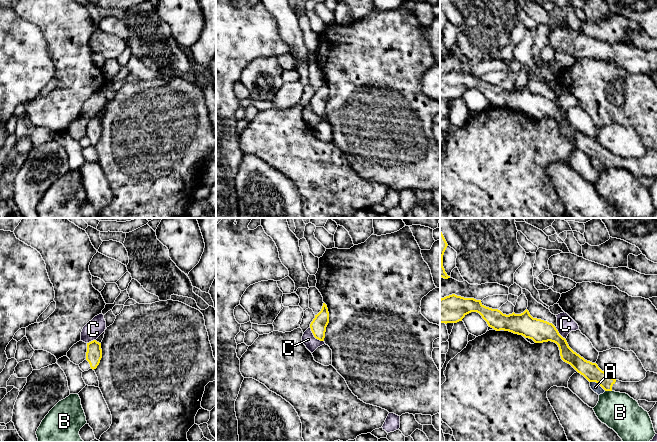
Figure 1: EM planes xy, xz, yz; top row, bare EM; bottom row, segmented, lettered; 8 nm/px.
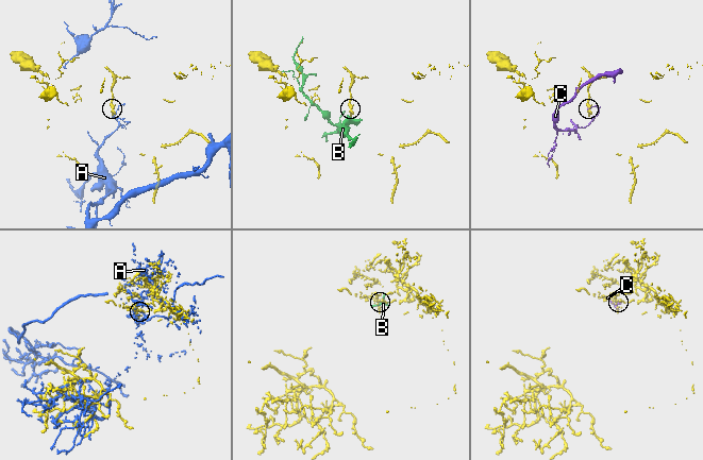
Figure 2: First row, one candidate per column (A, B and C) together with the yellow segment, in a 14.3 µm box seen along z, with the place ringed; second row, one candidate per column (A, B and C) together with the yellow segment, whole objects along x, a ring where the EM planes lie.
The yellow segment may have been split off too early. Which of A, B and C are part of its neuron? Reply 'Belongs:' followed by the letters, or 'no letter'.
Belongs: no letter

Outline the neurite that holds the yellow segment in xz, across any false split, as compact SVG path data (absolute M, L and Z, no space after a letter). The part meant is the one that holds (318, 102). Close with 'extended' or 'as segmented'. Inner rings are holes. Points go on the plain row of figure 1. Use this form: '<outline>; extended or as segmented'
M323 79L321 87L315 91L315 94L310 100L311 107L314 113L320 117L324 117L326 103L329 99L329 88L327 81Z; as segmented

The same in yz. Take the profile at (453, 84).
M452 70L440 75L440 99L457 99L471 88L479 89L488 102L496 107L509 107L532 115L535 119L556 119L564 138L589 158L598 159L605 167L626 169L636 177L657 178L657 149L647 147L646 153L639 158L616 156L602 147L596 139L587 137L574 128L552 99L533 94L527 85L521 90L513 88L506 91L498 85L484 82L481 76L474 74Z; extended

